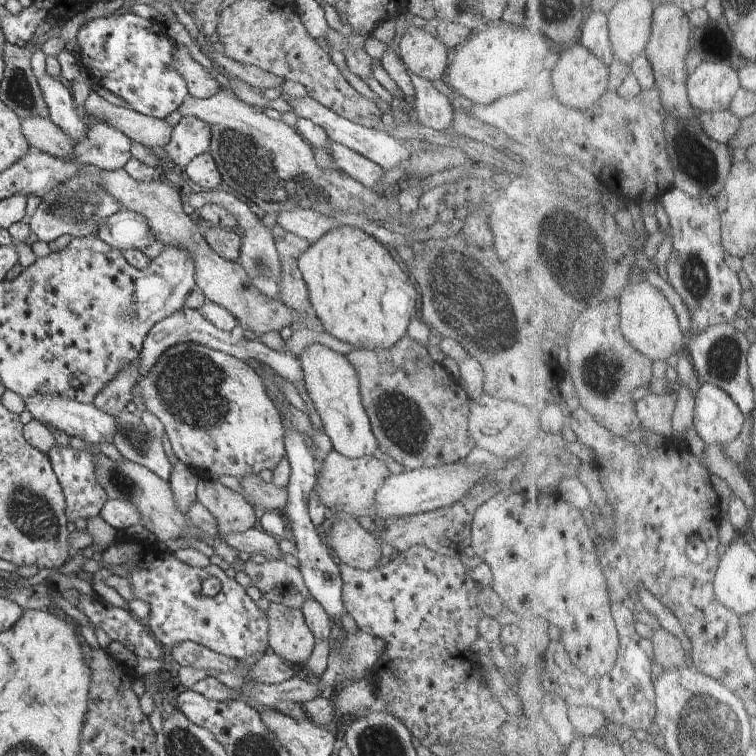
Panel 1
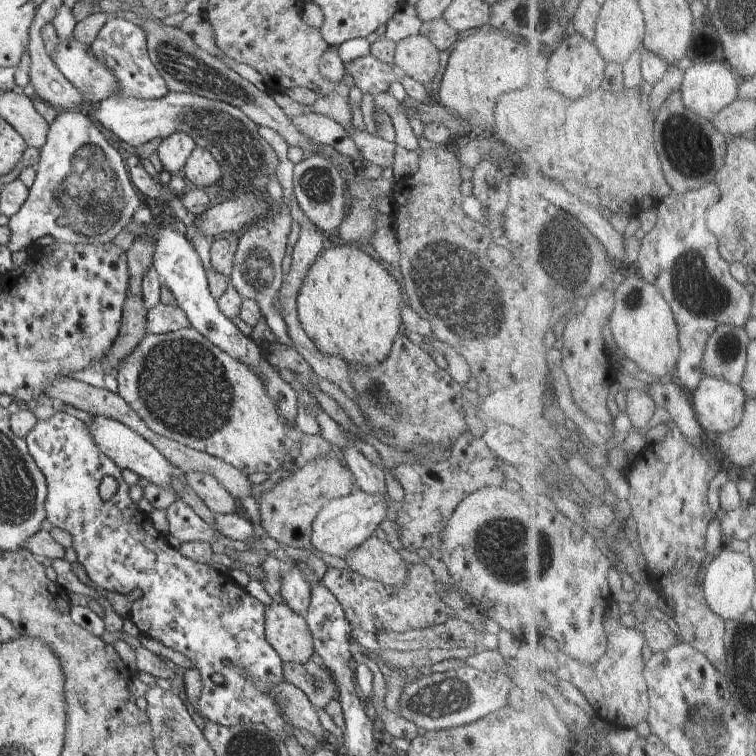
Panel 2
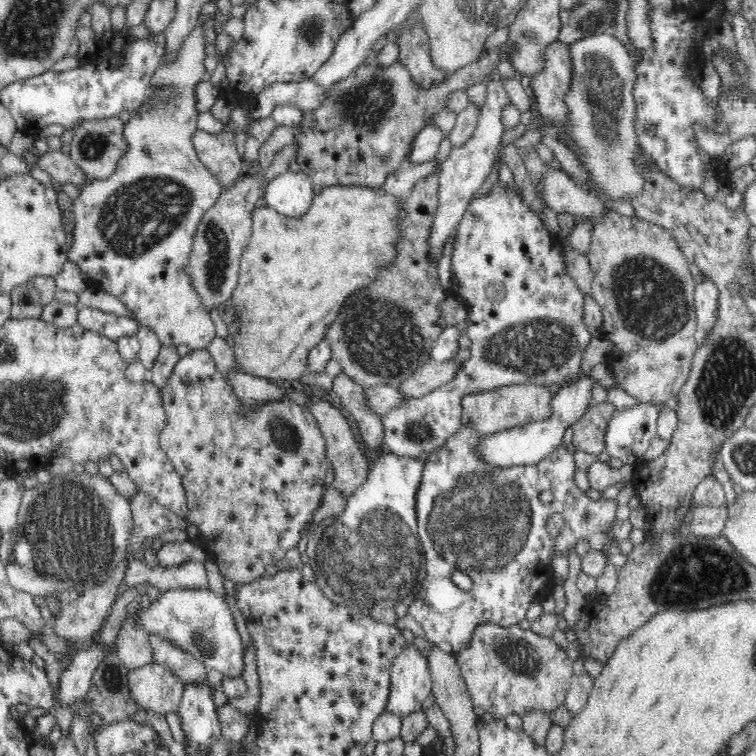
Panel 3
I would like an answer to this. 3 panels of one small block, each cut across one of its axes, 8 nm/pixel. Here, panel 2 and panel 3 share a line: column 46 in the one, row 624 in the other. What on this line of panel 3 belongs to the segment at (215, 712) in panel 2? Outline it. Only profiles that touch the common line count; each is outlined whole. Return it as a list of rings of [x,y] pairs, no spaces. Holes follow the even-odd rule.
[[[463,421],[456,434],[430,452],[424,462],[423,478],[414,504],[418,540],[422,540],[427,573],[409,606],[409,613],[424,629],[424,637],[450,655],[470,646],[472,634],[481,625],[492,623],[504,628],[520,625],[528,606],[552,593],[556,585],[549,564],[552,552],[558,556],[568,555],[568,544],[578,539],[587,539],[594,550],[608,550],[608,532],[612,530],[610,524],[614,522],[615,508],[618,508],[616,501],[590,499],[576,486],[573,452],[565,446],[558,447],[538,464],[500,468],[477,456],[475,450],[483,438],[484,434],[474,432]],[[554,512],[562,514],[565,525],[556,538],[551,538],[546,531],[546,522]]]

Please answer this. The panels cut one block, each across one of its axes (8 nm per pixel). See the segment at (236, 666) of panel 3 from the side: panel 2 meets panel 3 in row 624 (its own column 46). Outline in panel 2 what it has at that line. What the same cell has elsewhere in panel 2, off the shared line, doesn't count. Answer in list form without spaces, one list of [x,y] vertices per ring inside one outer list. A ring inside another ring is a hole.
[[[87,109],[59,111],[54,122],[49,125],[46,144],[41,147],[40,161],[35,166],[36,180],[29,190],[28,199],[8,222],[7,228],[12,234],[7,244],[10,252],[26,251],[28,246],[34,246],[35,241],[44,236],[52,236],[55,240],[72,245],[112,243],[116,235],[132,225],[135,211],[144,206],[134,191],[125,156],[94,126]]]

